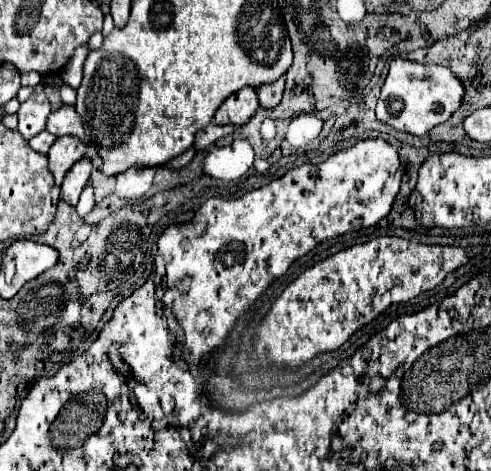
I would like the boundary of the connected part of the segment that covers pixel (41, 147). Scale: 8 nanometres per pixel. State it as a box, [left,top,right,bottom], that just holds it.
[29,131,57,155]

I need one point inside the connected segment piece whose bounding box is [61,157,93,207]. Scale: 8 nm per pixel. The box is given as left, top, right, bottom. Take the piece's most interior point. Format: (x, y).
(77, 177)

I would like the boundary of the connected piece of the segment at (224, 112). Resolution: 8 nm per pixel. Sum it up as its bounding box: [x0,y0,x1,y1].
[213,87,259,127]

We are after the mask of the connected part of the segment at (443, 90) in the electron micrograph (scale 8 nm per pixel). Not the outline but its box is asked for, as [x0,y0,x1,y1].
[377,57,465,137]

